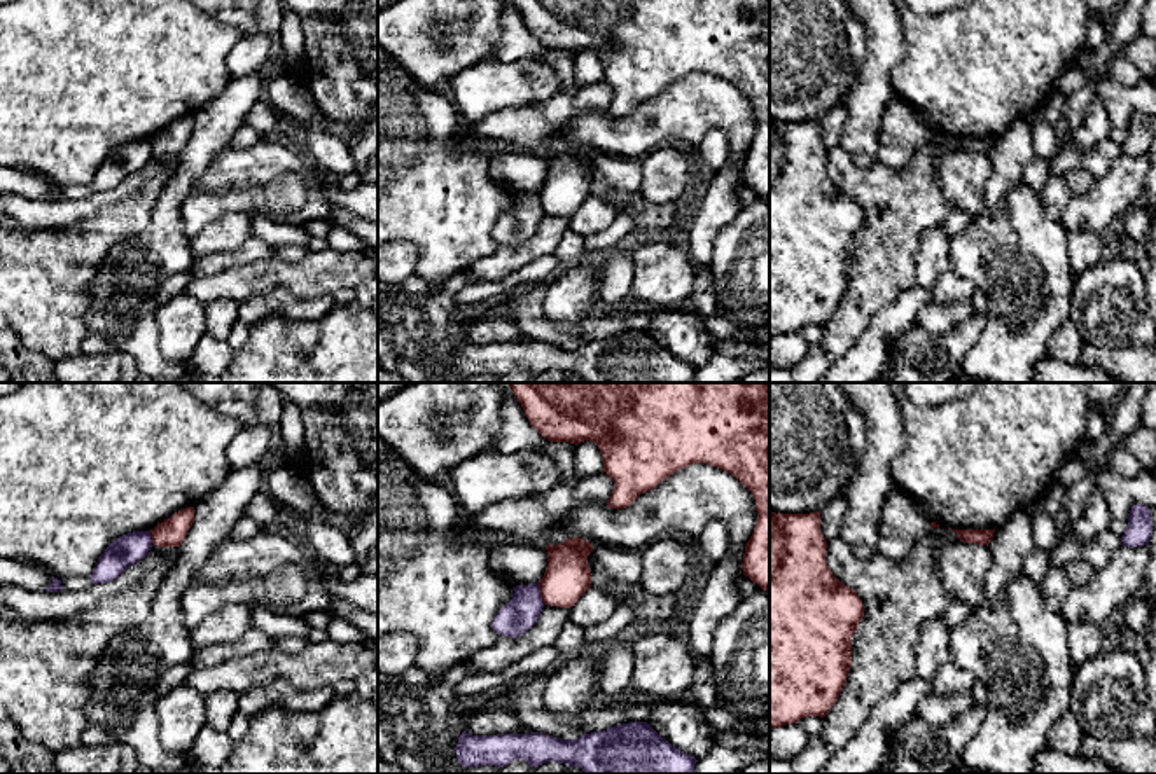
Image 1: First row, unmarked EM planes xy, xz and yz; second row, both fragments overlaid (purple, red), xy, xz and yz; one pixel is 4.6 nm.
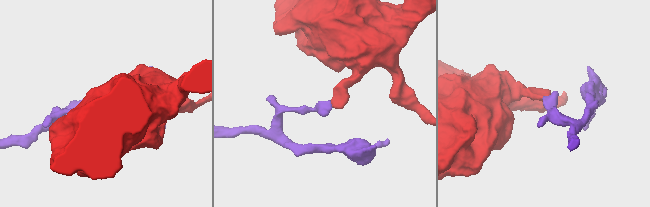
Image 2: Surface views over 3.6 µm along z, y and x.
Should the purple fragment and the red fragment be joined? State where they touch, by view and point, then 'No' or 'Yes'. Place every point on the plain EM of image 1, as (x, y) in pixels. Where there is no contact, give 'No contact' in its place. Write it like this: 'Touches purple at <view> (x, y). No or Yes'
Touches purple at xz (539, 203). No

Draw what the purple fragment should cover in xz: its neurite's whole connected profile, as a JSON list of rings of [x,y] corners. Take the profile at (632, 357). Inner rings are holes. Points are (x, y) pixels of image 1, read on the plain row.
[[[630,330],[563,349],[547,342],[497,342],[458,346],[456,369],[463,376],[504,376],[525,369],[577,374],[586,383],[694,383],[696,367],[672,355],[647,330]]]

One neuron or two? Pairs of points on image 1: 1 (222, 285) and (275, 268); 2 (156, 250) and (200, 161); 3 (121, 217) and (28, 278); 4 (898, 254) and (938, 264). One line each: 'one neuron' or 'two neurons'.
1: one neuron
2: one neuron
3: one neuron
4: two neurons

